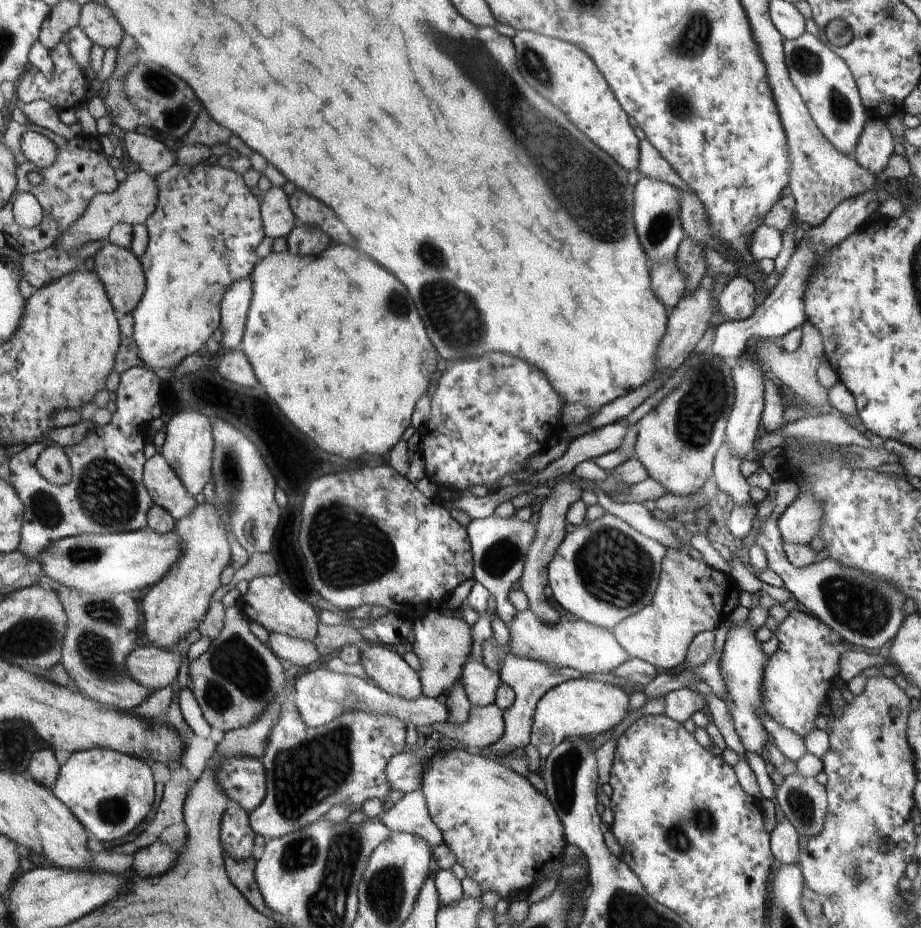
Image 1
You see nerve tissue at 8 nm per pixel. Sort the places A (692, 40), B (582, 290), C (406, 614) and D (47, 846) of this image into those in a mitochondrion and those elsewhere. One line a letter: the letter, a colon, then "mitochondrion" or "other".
A: mitochondrion
B: other
C: other
D: other

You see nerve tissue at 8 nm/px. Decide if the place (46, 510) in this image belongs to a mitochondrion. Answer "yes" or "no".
yes

